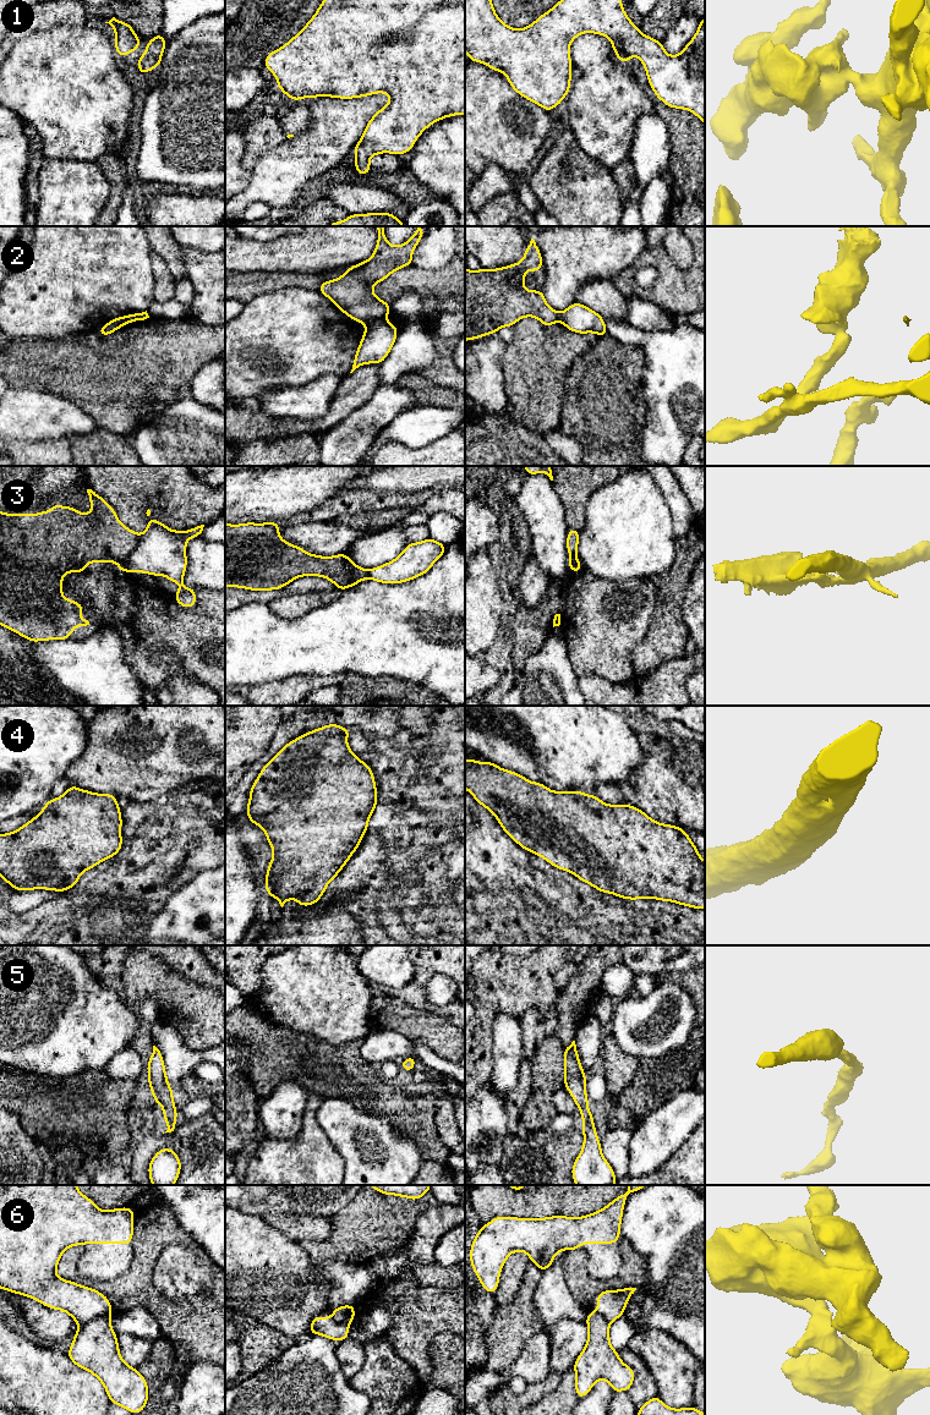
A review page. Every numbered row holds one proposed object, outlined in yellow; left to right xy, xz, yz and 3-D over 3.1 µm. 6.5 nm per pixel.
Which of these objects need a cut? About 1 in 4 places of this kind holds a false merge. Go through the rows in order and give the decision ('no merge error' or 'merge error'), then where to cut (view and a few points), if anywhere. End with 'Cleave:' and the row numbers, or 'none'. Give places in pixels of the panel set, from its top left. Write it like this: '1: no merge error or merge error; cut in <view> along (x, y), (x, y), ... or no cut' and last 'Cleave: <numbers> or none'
1: no merge error; no cut
2: merge error; cut in xz along (383, 318), (367, 324)
3: merge error; cut in xy along (138, 536), (136, 547), (127, 558), (127, 570)
4: no merge error; no cut
5: no merge error; no cut
6: merge error; cut in xy along (110, 1314), (97, 1316), (81, 1326)
Cleave: 2, 3, 6

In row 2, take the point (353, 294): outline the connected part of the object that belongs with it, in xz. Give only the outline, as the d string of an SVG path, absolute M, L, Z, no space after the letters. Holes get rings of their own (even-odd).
M384 226L376 227L378 232L378 241L372 257L365 262L348 268L348 270L340 278L324 281L318 287L318 291L327 296L343 313L355 322L362 324L382 320L390 314L390 305L379 300L373 294L372 287L374 284L385 280L393 272L411 265L412 252L425 235L423 227L417 226L417 230L407 242L400 246L392 246L387 241Z

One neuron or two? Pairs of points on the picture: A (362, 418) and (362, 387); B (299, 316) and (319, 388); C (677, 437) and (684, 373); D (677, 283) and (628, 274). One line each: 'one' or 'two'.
A: two
B: two
C: one
D: one

